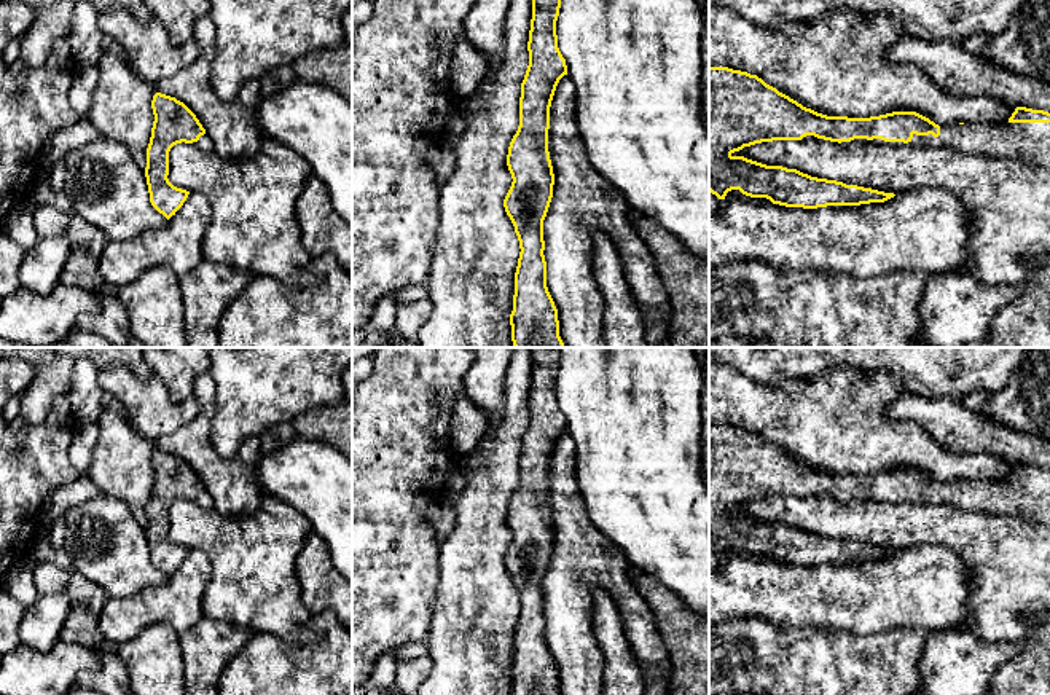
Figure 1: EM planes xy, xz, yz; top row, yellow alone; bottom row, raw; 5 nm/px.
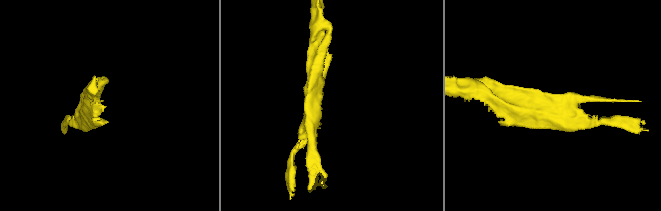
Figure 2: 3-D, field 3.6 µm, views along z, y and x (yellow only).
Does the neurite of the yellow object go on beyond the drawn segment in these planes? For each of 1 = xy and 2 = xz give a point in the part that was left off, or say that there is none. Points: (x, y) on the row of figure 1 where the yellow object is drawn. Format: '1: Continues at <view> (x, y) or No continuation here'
1: Continues at xy (204, 142)
2: No continuation here

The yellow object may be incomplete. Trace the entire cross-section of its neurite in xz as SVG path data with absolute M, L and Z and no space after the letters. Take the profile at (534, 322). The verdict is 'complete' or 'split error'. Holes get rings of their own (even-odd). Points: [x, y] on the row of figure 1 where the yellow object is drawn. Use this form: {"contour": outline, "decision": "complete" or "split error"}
{"contour": "M532 0L519 126L507 155L513 182L503 207L521 249L510 314L515 348L566 348L559 336L558 309L547 287L543 255L543 220L554 185L548 151L550 107L559 80L567 75L556 35L559 8L561 0Z", "decision": "complete"}

